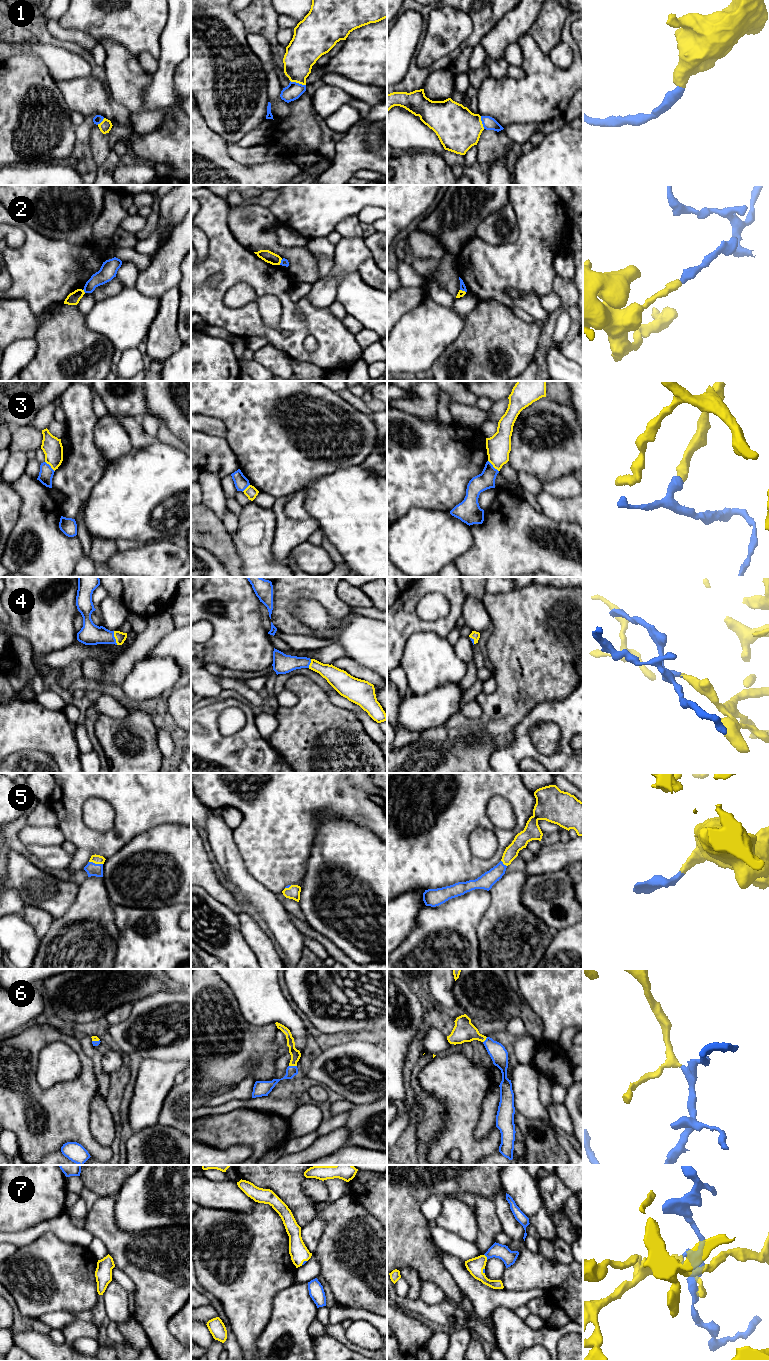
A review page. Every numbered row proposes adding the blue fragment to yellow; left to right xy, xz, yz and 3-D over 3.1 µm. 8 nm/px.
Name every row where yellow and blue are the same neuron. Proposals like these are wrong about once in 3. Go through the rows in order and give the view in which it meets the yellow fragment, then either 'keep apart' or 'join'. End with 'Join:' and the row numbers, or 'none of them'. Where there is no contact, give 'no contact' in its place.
1: meets yellow in xz; join
2: meets yellow in xy; keep apart
3: meets yellow in yz; keep apart
4: meets yellow in xy; join
5: meets yellow in xy; join
6: meets yellow in xz; join
7: meets yellow in yz; join
Join: 1, 4, 5, 6, 7

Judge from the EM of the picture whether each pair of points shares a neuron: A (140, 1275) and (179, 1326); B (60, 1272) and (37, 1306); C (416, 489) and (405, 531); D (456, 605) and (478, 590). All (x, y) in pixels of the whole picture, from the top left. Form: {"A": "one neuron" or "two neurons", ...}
{"A": "two neurons", "B": "one neuron", "C": "two neurons", "D": "two neurons"}

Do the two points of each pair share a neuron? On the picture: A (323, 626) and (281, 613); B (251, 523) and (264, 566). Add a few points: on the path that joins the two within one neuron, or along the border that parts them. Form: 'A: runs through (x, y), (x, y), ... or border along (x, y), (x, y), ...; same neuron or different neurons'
A: border along (301, 598), (291, 609), (291, 613), (313, 632); different neurons
B: runs through (262, 534), (264, 536), (264, 555); same neuron

